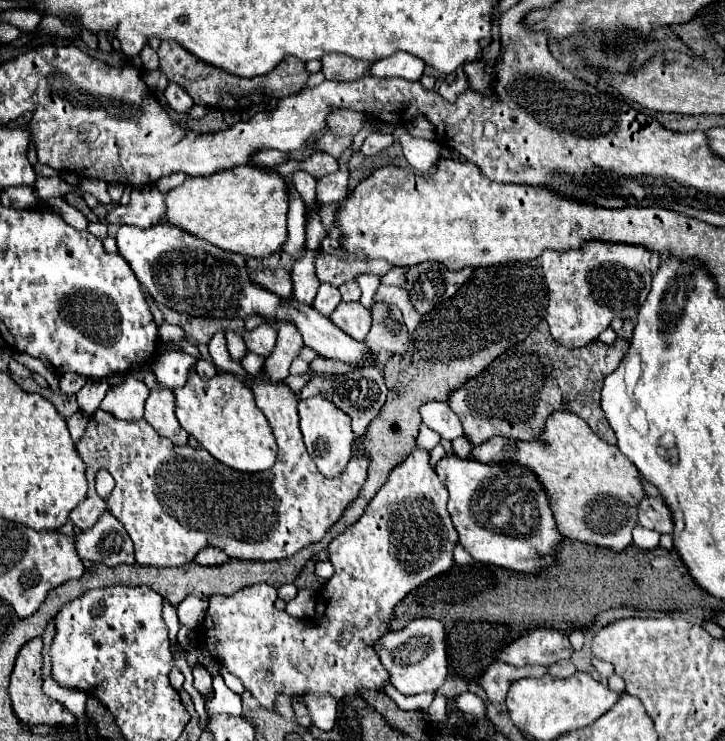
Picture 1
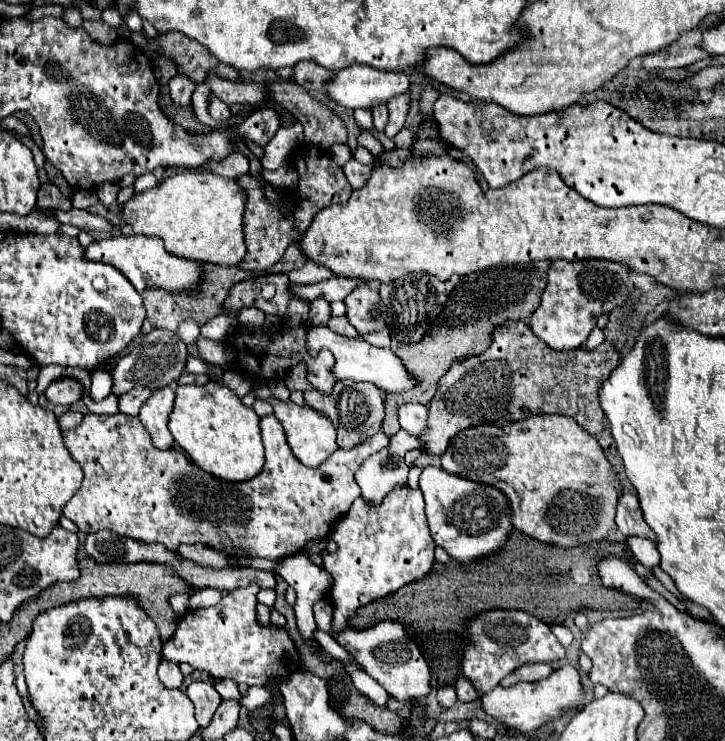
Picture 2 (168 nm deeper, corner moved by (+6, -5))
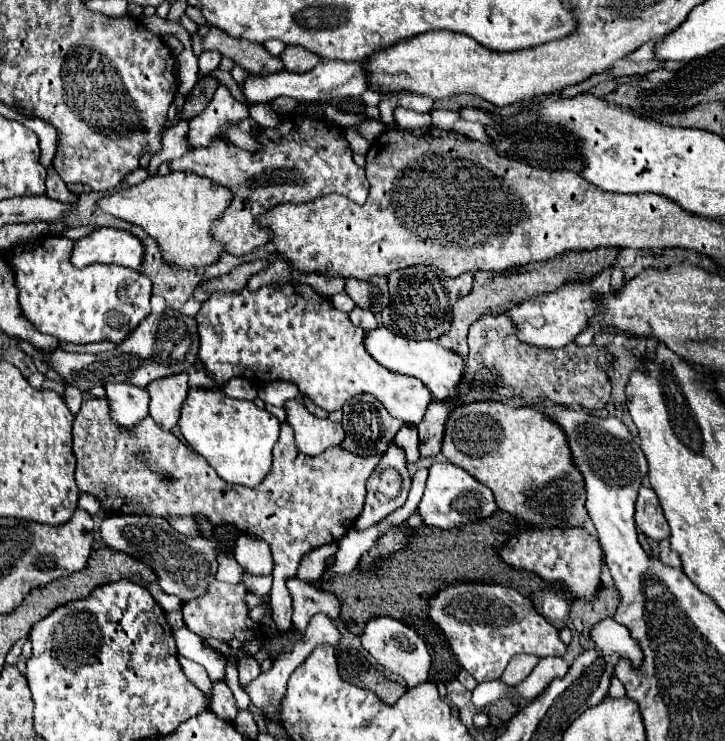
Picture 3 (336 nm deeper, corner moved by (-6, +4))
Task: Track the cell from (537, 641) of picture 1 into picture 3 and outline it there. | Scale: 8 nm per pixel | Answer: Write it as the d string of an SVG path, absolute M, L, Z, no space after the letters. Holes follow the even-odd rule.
M454 583L428 595L428 615L444 633L458 663L474 675L476 681L500 679L514 655L528 653L536 657L564 655L566 645L542 615L536 613L532 601L518 591L492 583Z

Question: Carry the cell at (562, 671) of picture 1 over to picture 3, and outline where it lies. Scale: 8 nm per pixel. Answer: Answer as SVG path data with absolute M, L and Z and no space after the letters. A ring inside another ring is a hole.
M516 655L508 663L508 667L506 667L504 675L500 677L500 681L504 685L508 685L508 687L516 687L520 681L524 681L530 675L530 671L534 669L536 661L540 661L540 659L538 657L528 657L528 655Z

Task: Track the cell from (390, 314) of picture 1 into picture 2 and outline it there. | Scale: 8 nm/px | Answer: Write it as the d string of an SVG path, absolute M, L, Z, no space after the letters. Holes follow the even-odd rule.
M370 282L356 288L344 302L348 306L346 316L360 336L388 328L388 322L386 322L388 314L378 294L378 282Z

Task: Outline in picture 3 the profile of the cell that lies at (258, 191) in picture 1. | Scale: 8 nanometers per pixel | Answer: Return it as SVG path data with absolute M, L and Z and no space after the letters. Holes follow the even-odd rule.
M174 171L164 177L154 175L138 185L108 193L98 199L98 207L112 217L142 227L150 237L154 237L160 251L164 251L164 263L178 269L196 269L218 261L224 253L224 247L212 241L210 229L212 221L226 211L230 199L232 193L226 187L220 187L196 173Z

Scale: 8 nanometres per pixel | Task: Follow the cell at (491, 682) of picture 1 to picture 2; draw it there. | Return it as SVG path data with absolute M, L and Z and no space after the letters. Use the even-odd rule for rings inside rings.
M458 678L456 692L458 692L458 700L462 700L462 702L474 702L474 700L482 698L482 694L476 694L476 690L474 690L472 682L468 682L468 678Z

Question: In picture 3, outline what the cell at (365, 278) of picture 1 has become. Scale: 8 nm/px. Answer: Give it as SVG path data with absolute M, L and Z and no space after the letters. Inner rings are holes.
M346 293L336 294L331 299L337 309L346 313L349 313L355 307L354 301Z

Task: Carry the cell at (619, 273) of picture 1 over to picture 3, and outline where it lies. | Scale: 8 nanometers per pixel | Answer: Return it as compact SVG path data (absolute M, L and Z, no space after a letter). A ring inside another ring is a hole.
M568 281L562 289L546 295L536 295L528 301L522 301L514 305L508 311L508 317L518 329L518 339L522 343L534 345L534 347L544 347L544 349L560 349L566 347L568 343L574 341L574 337L588 327L588 321L592 313L596 313L596 297L598 291L592 289L590 281L578 283L578 281Z

